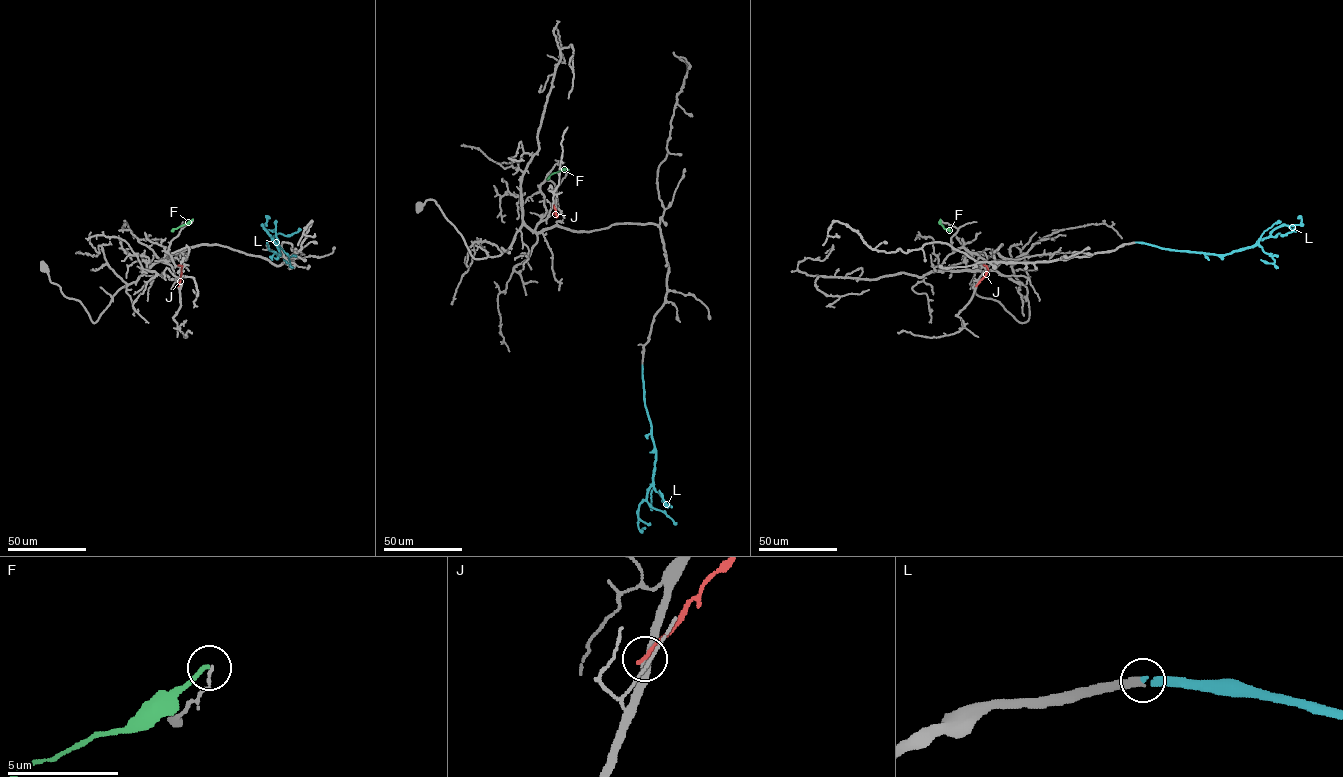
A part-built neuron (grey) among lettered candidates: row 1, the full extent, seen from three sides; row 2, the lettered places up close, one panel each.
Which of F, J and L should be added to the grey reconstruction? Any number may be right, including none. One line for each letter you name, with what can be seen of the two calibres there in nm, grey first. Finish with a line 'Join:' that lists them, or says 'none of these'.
L: calibres 360 and 240 nm
Join: L

